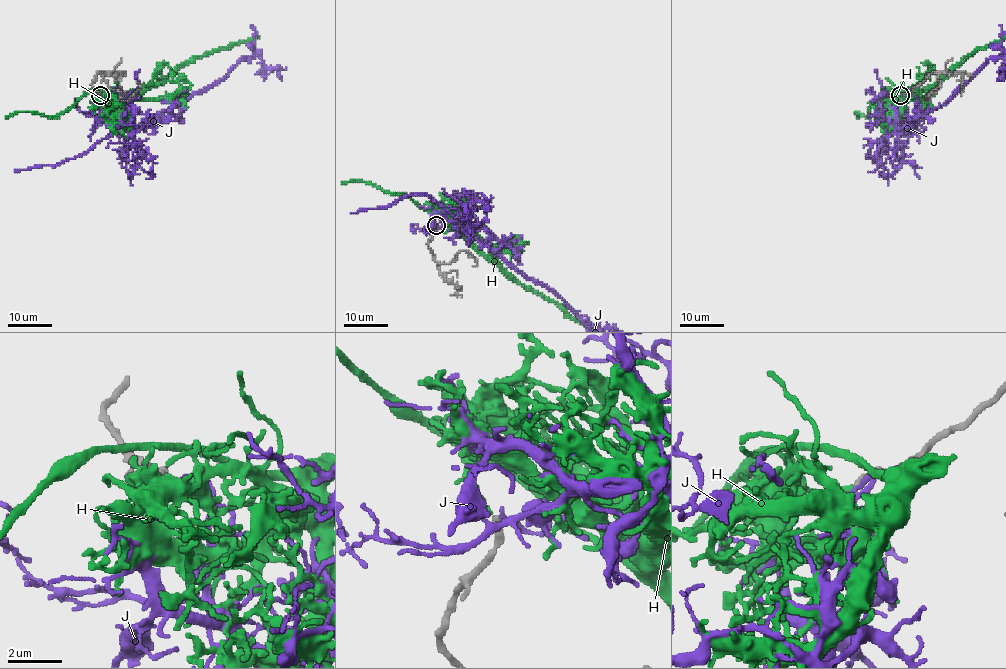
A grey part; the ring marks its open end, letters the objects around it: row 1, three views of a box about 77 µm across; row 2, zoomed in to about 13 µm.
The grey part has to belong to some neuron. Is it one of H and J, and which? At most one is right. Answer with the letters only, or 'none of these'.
H

